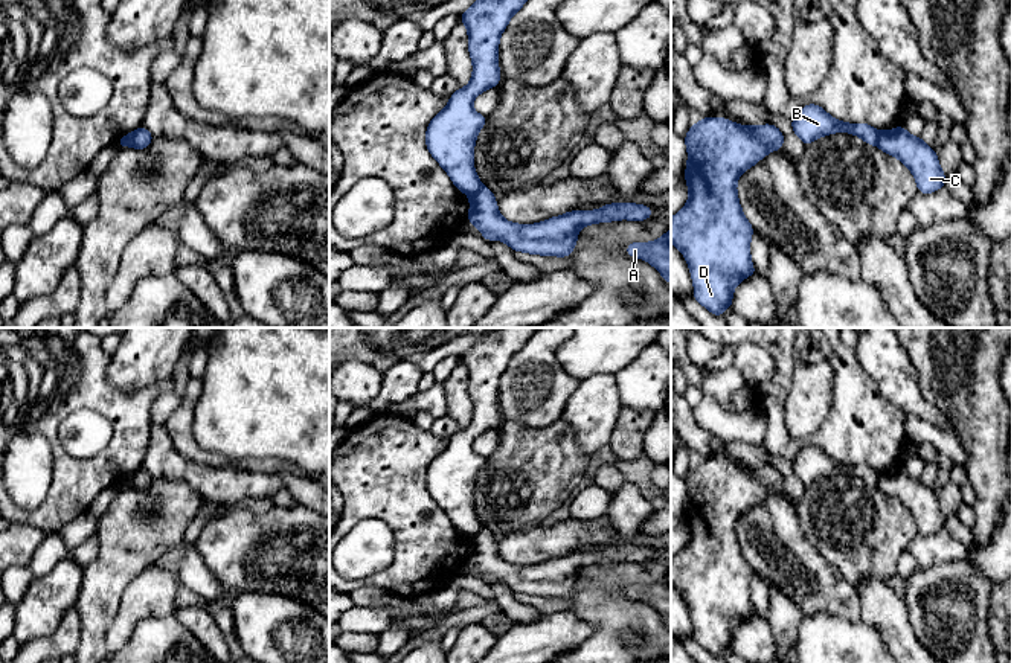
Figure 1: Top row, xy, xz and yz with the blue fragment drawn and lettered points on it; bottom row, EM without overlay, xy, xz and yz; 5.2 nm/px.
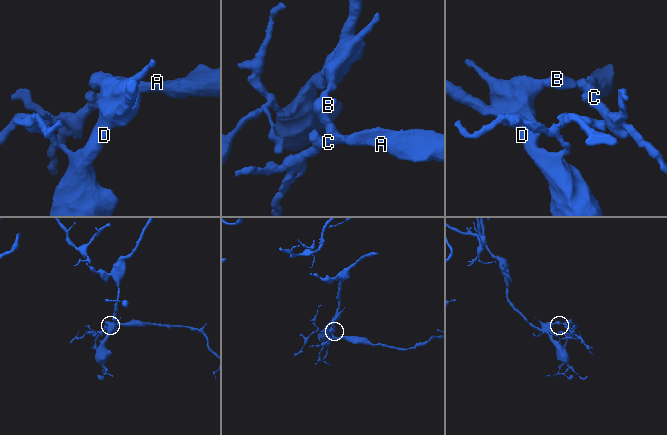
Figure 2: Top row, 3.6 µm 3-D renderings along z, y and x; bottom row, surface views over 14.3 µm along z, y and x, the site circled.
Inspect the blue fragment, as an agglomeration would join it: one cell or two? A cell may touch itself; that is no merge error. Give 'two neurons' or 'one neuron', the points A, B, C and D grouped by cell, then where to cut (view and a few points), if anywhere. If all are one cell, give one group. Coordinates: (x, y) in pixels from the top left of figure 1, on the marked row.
two neurons; groups A C / B D; cut xz (482, 186), (470, 195)

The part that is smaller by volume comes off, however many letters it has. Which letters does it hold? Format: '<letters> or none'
A, C

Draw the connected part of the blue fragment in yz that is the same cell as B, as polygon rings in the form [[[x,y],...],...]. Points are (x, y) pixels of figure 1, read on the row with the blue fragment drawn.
[[[807,104],[793,119],[791,127],[794,134],[802,140],[804,145],[813,140],[845,131],[855,134],[863,139],[868,145],[877,145],[878,131],[869,123],[848,123],[843,120],[836,120],[822,107],[814,104]]]

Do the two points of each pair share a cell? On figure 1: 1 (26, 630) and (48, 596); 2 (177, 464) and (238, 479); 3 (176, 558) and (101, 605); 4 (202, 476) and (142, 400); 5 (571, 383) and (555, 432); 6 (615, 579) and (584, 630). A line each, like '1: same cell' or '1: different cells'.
1: same cell
2: same cell
3: different cells
4: different cells
5: different cells
6: different cells

